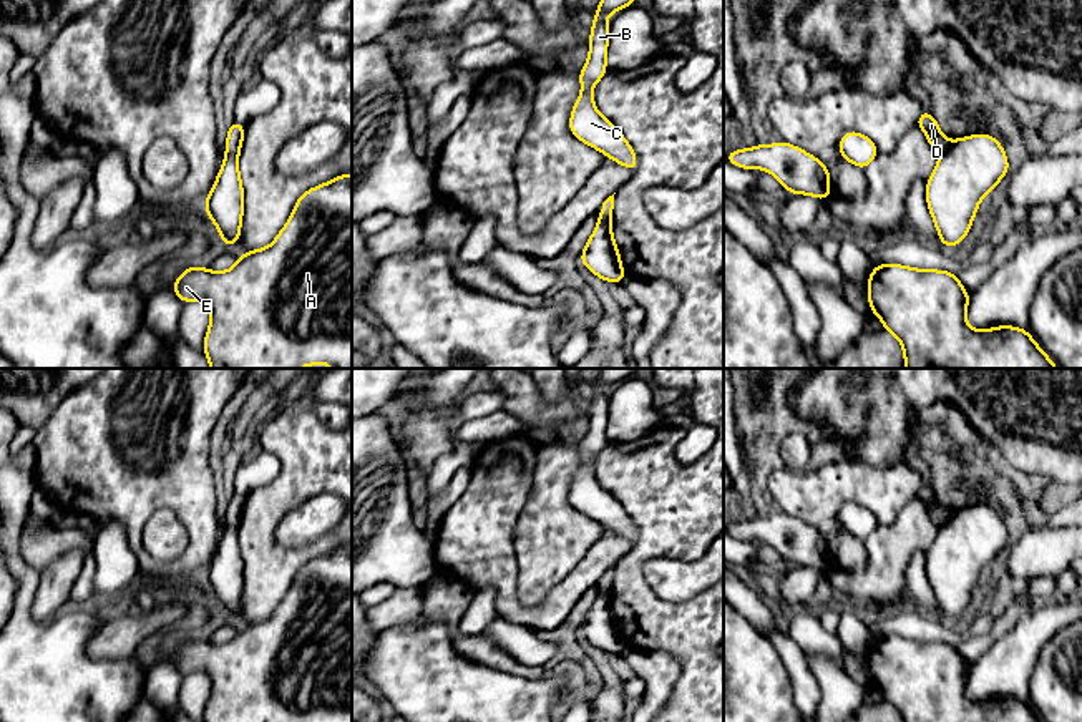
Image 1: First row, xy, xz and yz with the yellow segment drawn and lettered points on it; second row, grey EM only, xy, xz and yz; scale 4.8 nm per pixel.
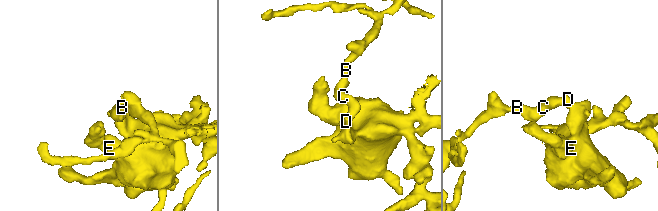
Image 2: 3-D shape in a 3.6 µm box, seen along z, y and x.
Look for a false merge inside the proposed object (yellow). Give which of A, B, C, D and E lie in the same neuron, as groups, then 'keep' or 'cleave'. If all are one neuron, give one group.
A E / B C D; cleave

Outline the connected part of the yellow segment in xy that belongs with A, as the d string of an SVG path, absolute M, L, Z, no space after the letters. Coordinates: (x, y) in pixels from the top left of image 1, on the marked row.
M340 174L300 194L270 246L246 249L226 272L188 267L169 289L183 304L201 299L209 305L211 324L202 352L211 368L299 368L317 363L352 368L352 174Z

